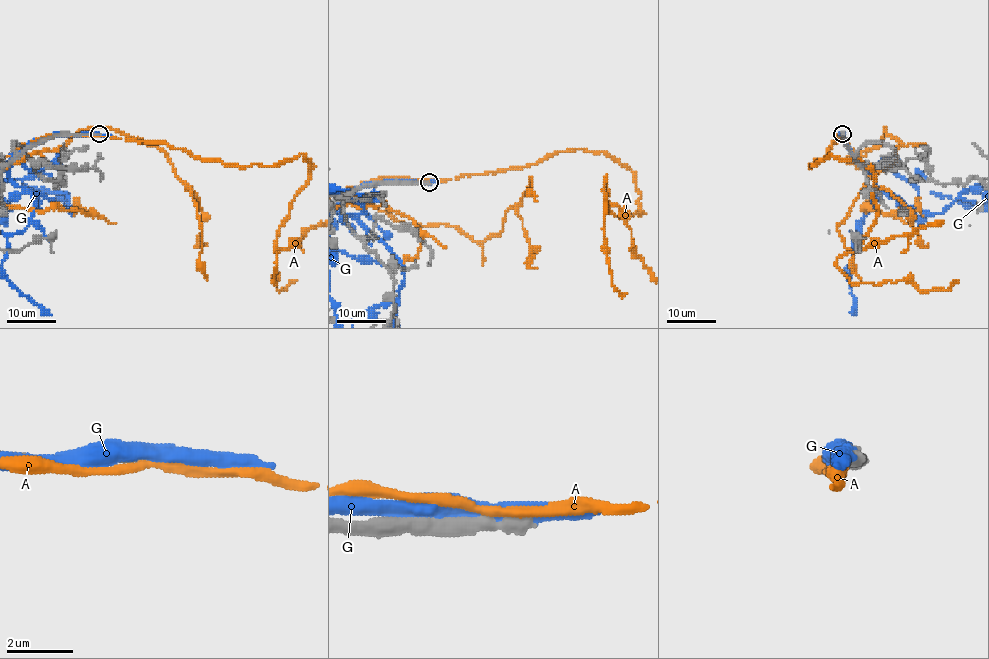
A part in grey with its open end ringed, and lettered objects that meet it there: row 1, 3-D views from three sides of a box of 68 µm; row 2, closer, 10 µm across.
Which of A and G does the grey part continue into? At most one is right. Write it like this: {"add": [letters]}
{"add": []}

